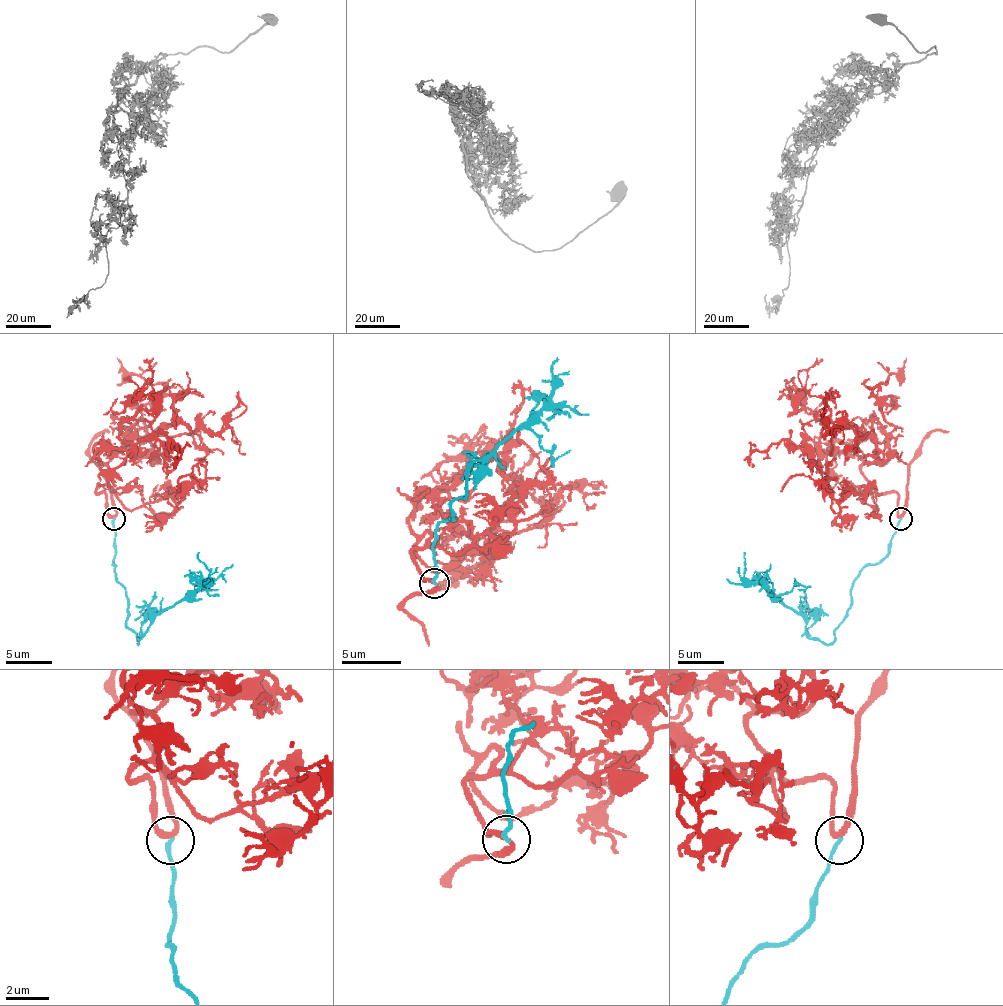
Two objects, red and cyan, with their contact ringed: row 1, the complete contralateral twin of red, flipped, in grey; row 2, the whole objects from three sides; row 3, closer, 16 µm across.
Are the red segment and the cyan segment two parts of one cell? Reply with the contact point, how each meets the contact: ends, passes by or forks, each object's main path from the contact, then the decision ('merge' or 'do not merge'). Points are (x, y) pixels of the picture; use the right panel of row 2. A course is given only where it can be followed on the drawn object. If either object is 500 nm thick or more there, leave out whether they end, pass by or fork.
at (900, 519); red passes by; cyan ends there; red runs (901, 518), (896, 495), (862, 470), (885, 463), (889, 435), (876, 419), (871, 435), (827, 433), (825, 391); cyan runs (901, 518), (889, 550), (850, 590), (832, 643), (813, 640), (795, 610), (749, 580), (744, 553); merge

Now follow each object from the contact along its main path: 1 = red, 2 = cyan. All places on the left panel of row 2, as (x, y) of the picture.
1: (113, 518), (97, 493), (111, 474), (99, 463), (125, 435), (141, 419), (152, 435), (217, 433), (238, 391)
2: (113, 518), (113, 569), (125, 590), (127, 626), (138, 643), (150, 622), (205, 580), (208, 567), (196, 553)

